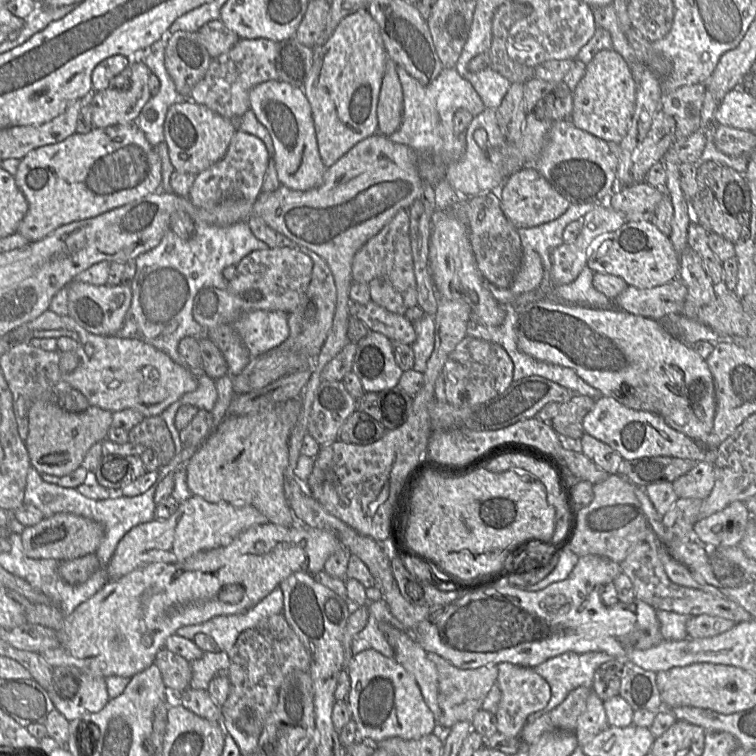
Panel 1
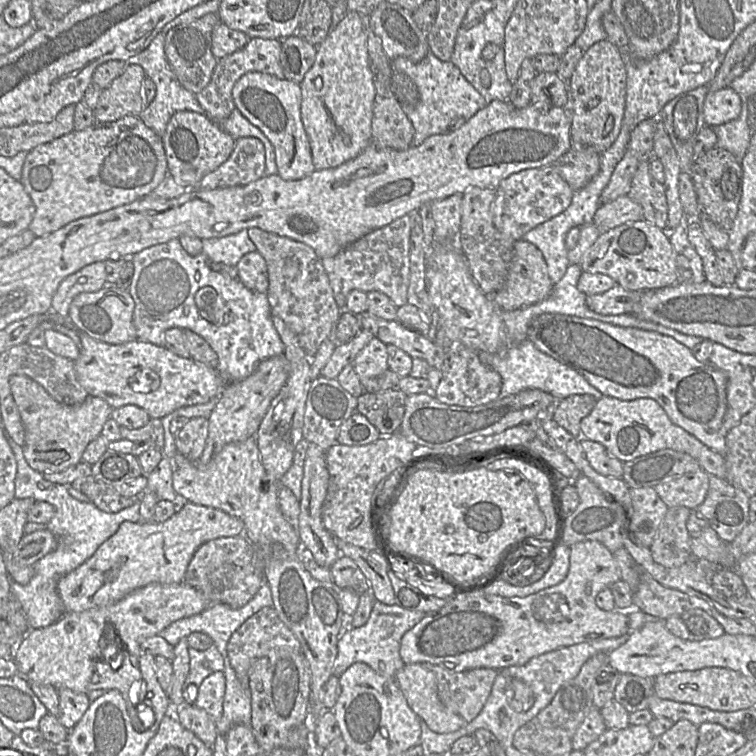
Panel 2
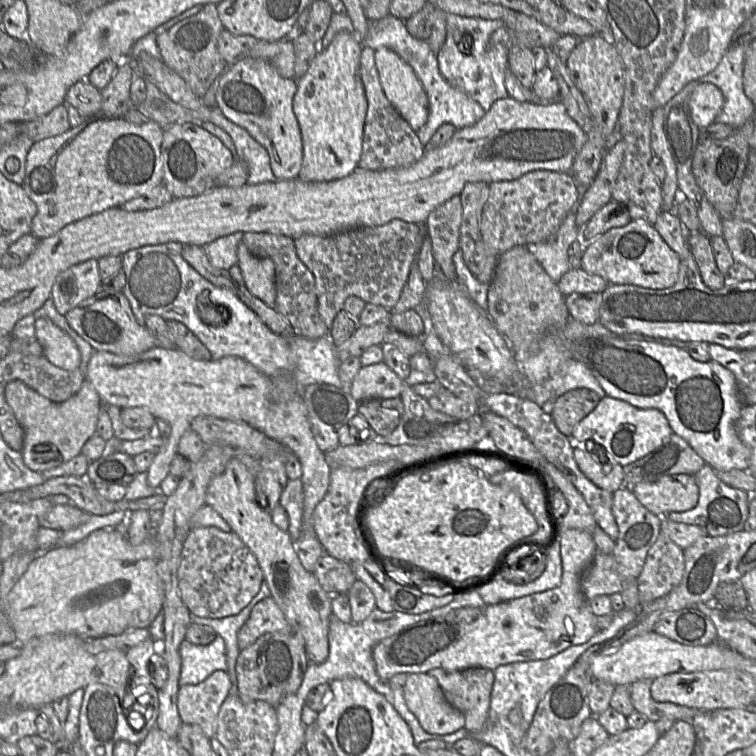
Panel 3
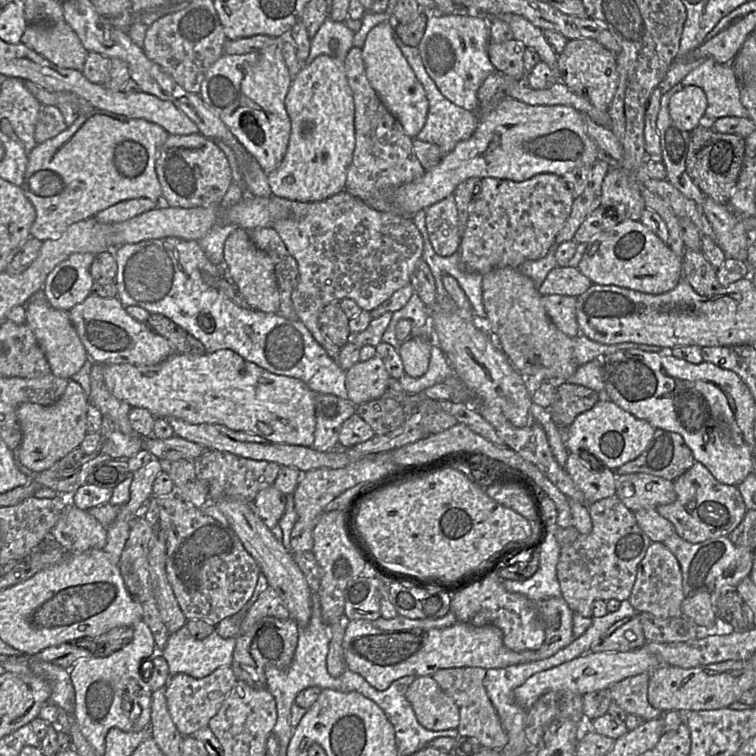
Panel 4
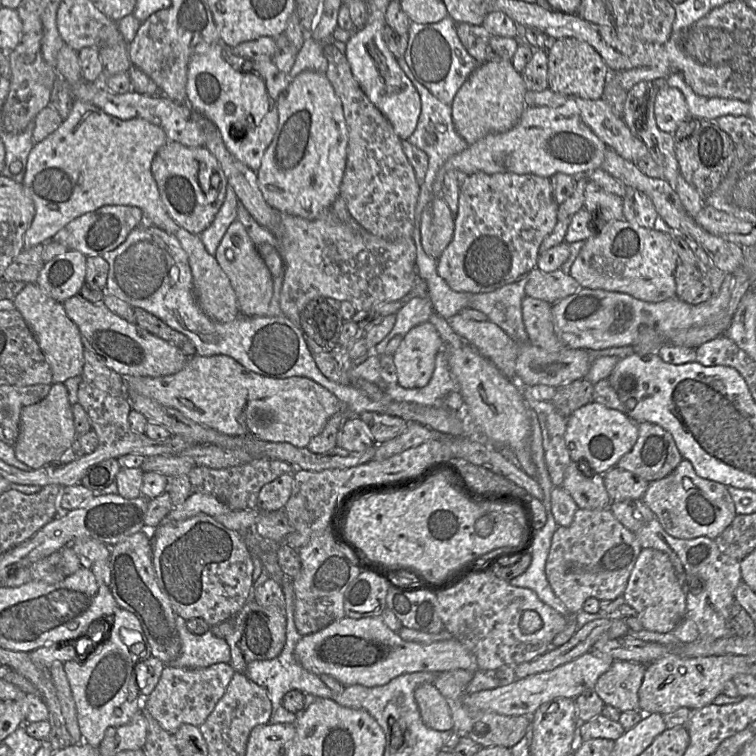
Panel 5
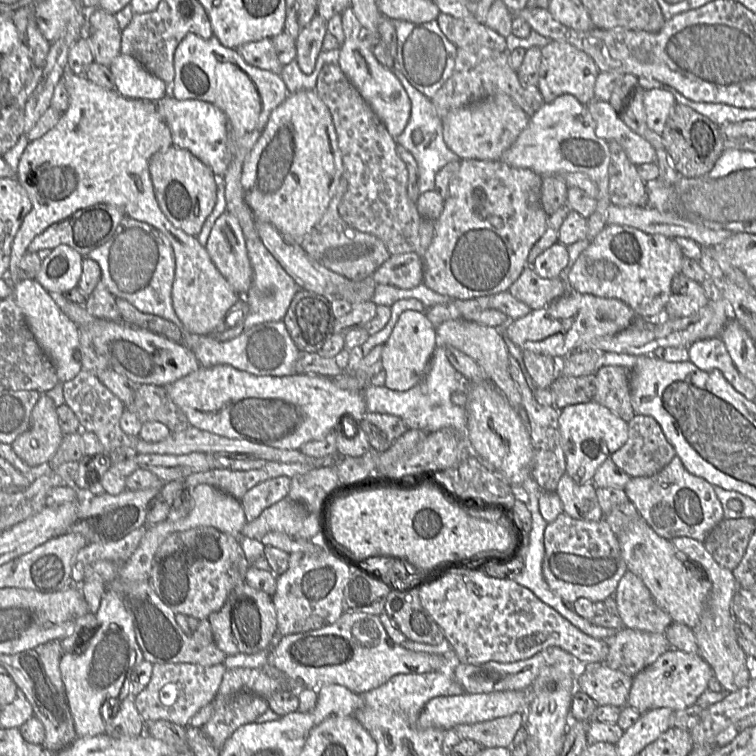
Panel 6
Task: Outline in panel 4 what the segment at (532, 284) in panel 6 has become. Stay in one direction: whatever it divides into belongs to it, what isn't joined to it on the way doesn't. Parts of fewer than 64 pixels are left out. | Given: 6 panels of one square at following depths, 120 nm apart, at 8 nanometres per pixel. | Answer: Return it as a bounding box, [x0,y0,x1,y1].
[538,267,593,297]

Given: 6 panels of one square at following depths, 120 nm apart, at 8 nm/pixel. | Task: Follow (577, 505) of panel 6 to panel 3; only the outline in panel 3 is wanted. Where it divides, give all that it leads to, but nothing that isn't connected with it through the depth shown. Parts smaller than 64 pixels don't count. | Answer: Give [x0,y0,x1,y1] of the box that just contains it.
[568,436,624,492]

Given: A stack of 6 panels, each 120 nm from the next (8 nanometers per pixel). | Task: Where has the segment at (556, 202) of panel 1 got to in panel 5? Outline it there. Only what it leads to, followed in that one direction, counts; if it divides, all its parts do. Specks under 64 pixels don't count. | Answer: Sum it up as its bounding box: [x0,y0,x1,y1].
[437,173,558,294]

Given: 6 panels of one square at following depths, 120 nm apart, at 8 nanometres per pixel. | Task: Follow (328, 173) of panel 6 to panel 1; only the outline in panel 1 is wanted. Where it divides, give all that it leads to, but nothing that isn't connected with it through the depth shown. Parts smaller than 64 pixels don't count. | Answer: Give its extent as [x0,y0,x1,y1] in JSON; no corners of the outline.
[302,9,389,168]

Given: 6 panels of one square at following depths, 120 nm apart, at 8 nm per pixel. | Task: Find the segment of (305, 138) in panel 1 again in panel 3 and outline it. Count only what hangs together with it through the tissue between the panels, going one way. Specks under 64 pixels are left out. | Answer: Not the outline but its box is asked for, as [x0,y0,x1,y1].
[215,56,303,180]

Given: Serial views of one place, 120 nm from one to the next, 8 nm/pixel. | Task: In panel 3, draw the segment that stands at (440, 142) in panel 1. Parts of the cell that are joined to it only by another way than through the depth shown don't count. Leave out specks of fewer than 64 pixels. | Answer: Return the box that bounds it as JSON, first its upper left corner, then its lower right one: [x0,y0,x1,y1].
[361,14,486,146]

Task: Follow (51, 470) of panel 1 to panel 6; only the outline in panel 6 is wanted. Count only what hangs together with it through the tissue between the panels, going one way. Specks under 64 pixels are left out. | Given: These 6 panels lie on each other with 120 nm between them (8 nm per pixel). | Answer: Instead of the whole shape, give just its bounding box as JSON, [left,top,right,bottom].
[10,393,64,469]

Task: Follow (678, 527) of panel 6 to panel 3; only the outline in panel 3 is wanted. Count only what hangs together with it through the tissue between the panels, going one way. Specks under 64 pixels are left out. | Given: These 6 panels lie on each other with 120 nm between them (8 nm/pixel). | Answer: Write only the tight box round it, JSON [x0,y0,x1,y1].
[667,464,751,537]

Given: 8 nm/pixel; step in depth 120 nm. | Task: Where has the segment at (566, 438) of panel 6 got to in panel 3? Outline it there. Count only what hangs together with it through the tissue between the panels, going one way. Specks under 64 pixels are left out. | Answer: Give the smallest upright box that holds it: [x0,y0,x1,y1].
[571,395,673,466]

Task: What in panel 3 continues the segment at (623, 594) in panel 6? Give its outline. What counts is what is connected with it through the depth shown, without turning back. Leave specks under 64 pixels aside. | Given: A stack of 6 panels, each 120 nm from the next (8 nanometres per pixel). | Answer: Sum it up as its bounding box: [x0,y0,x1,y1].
[637,531,683,604]

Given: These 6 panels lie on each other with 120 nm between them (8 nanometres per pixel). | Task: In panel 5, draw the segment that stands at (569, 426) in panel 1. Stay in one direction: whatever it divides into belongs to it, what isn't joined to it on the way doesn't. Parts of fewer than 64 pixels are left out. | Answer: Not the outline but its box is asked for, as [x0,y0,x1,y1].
[551,378,594,418]

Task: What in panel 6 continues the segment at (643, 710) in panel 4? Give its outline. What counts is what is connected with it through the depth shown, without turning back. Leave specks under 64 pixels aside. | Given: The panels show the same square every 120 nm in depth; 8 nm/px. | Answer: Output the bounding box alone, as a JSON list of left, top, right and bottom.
[576,662,633,706]

